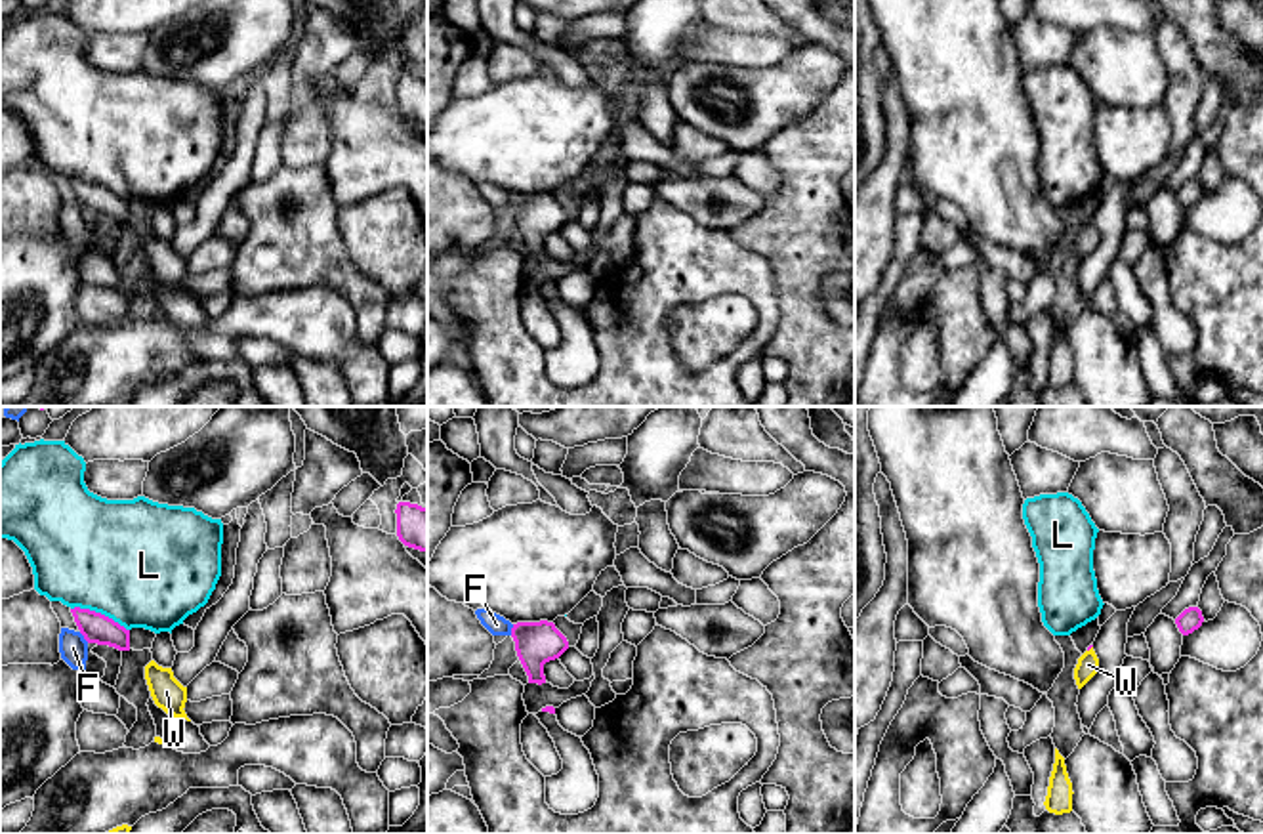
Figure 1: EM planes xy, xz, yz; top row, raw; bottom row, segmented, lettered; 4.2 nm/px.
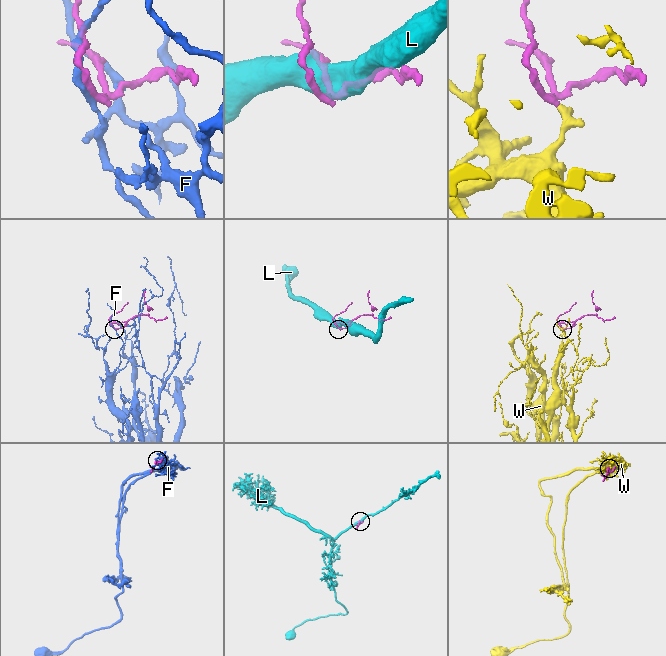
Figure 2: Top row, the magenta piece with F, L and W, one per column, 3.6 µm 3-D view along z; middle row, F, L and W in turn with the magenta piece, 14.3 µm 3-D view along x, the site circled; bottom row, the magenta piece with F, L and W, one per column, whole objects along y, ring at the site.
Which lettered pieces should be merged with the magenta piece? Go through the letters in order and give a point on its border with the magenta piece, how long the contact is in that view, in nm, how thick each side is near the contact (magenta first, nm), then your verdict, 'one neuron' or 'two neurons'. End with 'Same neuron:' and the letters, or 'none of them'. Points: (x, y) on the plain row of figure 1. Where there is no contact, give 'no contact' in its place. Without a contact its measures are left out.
F: xy (84, 210) | 60 nm | 130/120 nm | two neurons
L: xy (100, 186) | 260 nm | 130/500 nm | two neurons
W: yz (1090, 220) | 40 nm | 20/100 nm | one neuron
Same neuron: W

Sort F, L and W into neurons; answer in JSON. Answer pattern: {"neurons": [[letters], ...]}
{"neurons": [["F"], ["L"], ["W"]]}

